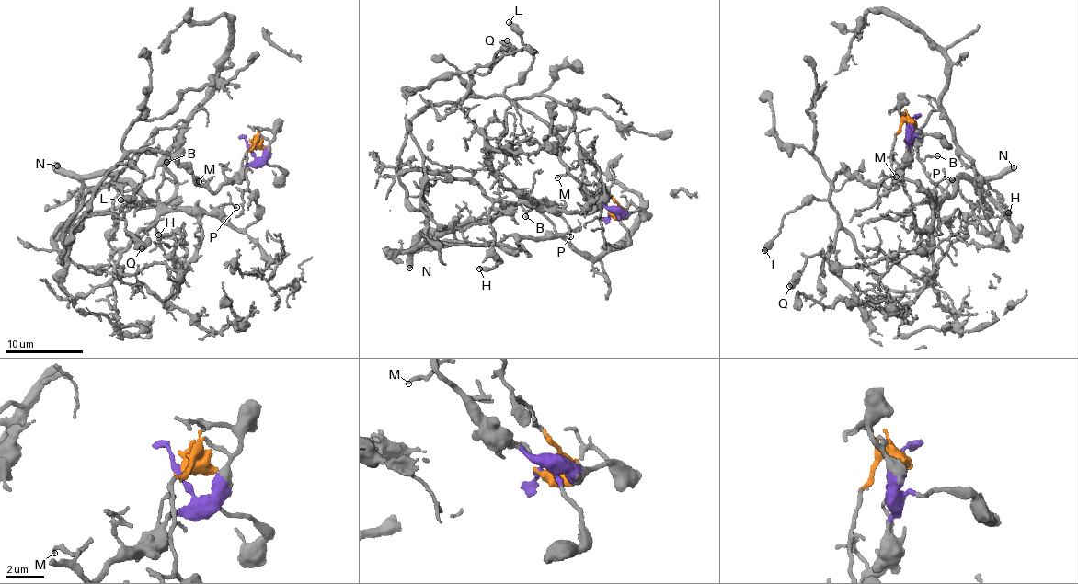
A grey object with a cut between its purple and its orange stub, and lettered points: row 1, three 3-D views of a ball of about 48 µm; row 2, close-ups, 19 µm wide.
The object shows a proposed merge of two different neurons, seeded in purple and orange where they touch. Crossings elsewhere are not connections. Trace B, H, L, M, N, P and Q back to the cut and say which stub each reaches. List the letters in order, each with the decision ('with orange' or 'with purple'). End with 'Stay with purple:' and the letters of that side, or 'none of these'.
B: with orange
H: with orange
L: with purple
M: with purple
N: with orange
P: with orange
Q: with purple
Stay with purple: L, M, Q

